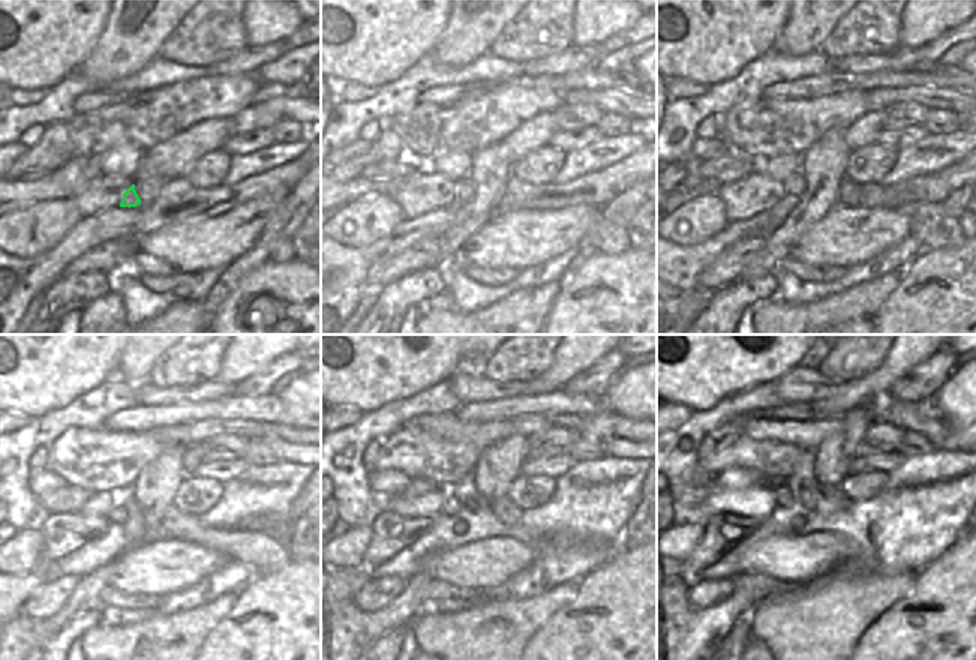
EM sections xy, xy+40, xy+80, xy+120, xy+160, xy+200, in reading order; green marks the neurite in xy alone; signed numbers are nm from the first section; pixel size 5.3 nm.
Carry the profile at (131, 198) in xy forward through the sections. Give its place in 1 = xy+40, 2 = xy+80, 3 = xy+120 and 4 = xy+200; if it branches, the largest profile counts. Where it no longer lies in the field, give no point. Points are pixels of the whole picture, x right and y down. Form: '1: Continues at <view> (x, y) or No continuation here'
1: Continues at xy+40 (464, 189)
2: Continues at xy+80 (795, 183)
3: Continues at xy+120 (119, 515)
4: Continues at xy+200 (783, 494).

